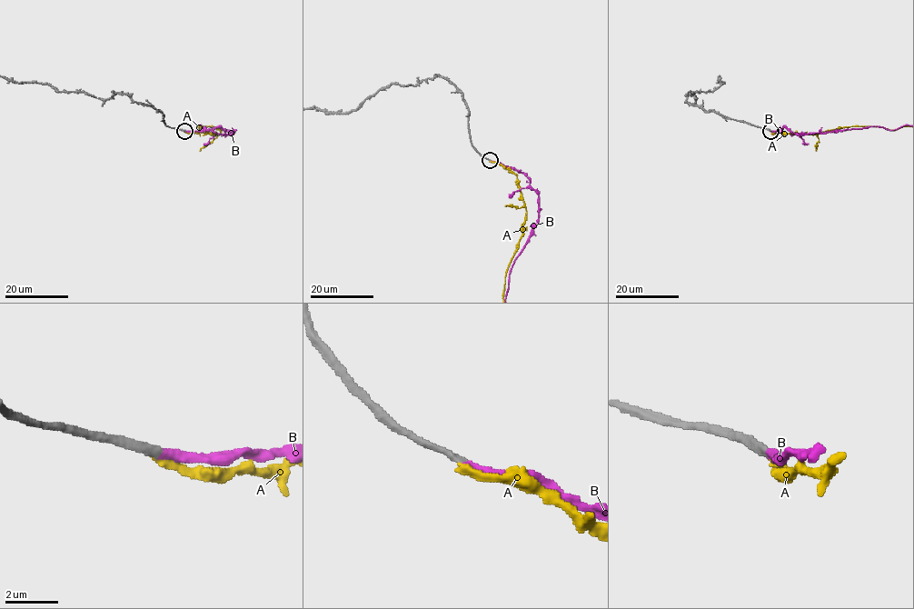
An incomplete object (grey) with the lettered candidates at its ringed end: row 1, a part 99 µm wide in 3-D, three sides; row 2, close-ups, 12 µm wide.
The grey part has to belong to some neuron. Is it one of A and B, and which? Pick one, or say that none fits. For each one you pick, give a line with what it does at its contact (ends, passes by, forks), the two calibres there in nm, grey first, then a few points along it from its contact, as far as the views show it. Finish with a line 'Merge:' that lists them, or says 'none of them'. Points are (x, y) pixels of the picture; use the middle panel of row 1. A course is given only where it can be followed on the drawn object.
B: it ends; calibres 280 and 320 nm
Merge: B

